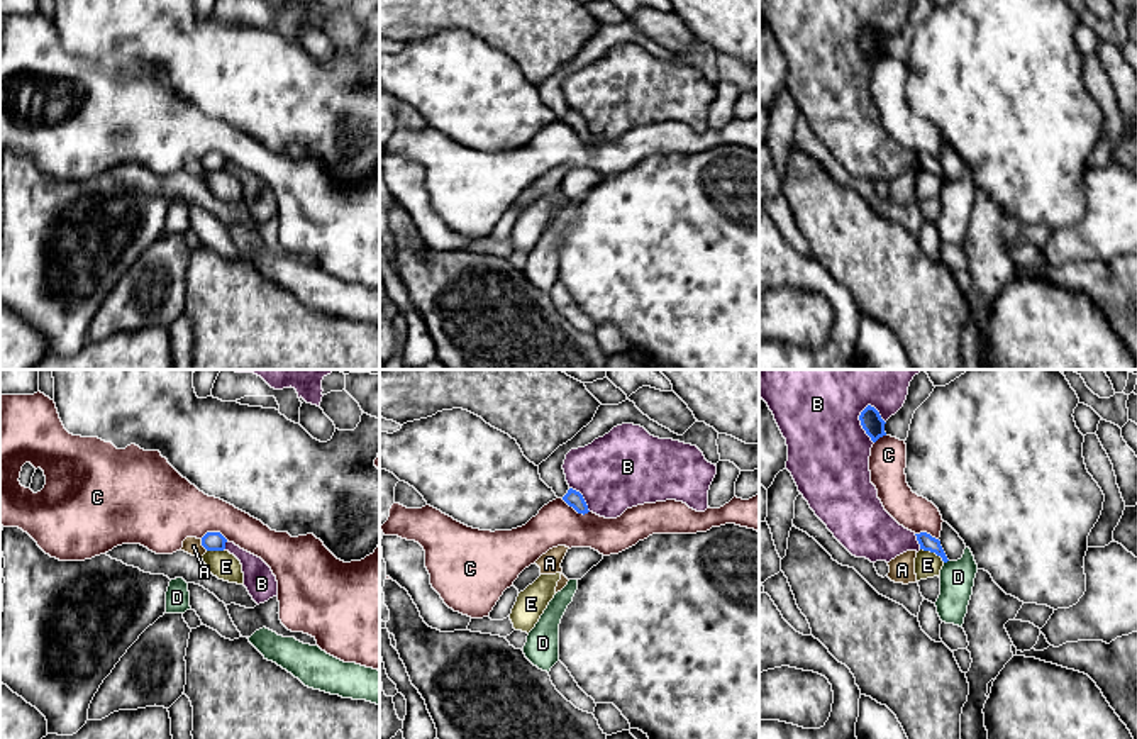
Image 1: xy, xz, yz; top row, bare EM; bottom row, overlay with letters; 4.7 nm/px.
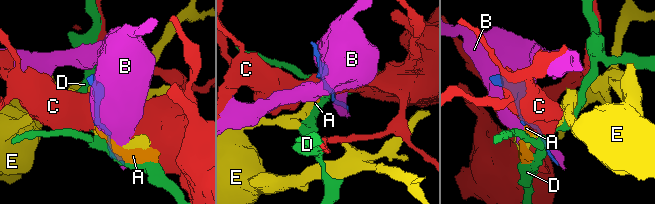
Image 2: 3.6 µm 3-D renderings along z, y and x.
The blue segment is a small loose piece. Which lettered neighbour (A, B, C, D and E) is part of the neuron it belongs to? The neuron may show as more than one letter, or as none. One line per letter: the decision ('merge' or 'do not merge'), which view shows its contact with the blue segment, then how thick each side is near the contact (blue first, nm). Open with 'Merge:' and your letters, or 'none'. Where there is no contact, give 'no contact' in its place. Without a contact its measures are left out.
Merge: A
A: merge | xy | 100/80 nm
B: do not merge | yz | 100/380 nm
C: do not merge | xz | 80/200 nm
D: do not merge | yz | 80/160 nm
E: do not merge | yz | 80/130 nm

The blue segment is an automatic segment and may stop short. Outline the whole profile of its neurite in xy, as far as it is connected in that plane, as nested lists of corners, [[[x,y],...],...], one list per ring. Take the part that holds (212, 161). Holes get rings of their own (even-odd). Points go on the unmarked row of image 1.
[[[207,153],[202,159],[186,158],[181,171],[202,178],[207,171],[224,171],[227,159],[220,153]]]

